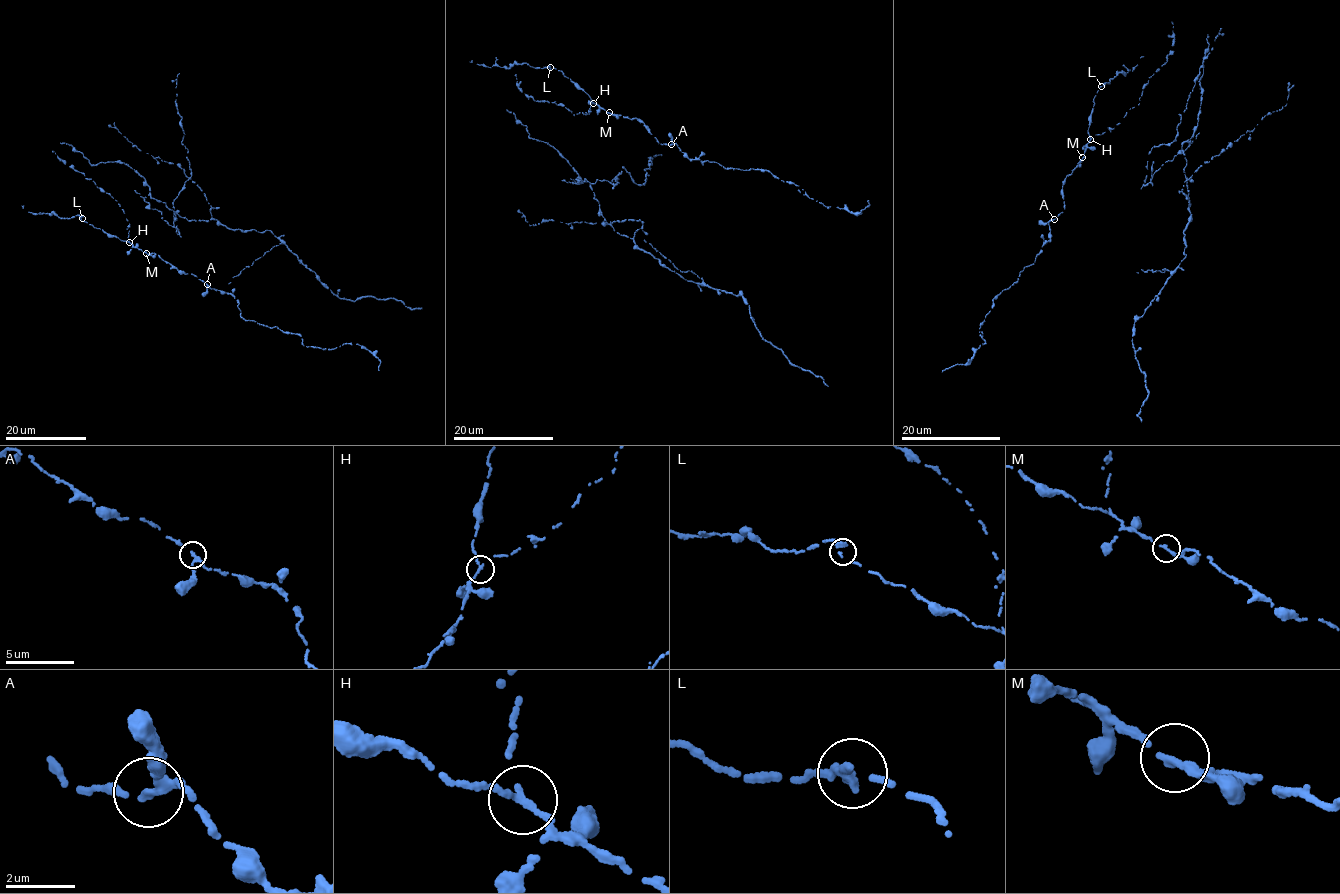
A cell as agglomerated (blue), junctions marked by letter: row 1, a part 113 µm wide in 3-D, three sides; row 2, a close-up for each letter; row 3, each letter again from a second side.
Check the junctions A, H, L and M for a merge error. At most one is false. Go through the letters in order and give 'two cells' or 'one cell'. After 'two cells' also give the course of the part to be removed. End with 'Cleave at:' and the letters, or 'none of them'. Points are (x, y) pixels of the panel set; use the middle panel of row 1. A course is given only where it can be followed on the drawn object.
A: one cell
H: two cells
L: one cell
M: one cell
Cleave at: H

